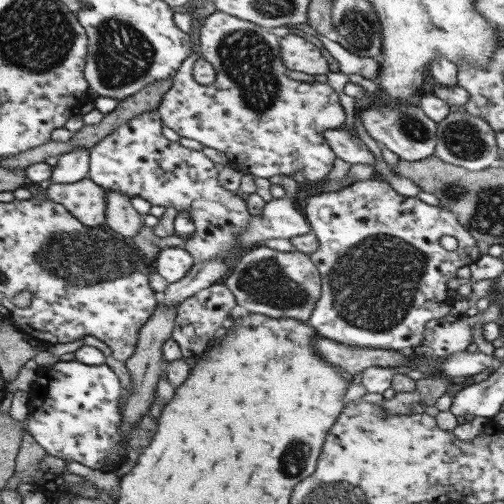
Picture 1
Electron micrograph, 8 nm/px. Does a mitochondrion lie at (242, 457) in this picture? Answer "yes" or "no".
no

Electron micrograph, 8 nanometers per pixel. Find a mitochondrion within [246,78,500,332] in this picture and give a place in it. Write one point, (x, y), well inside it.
(465, 140)

